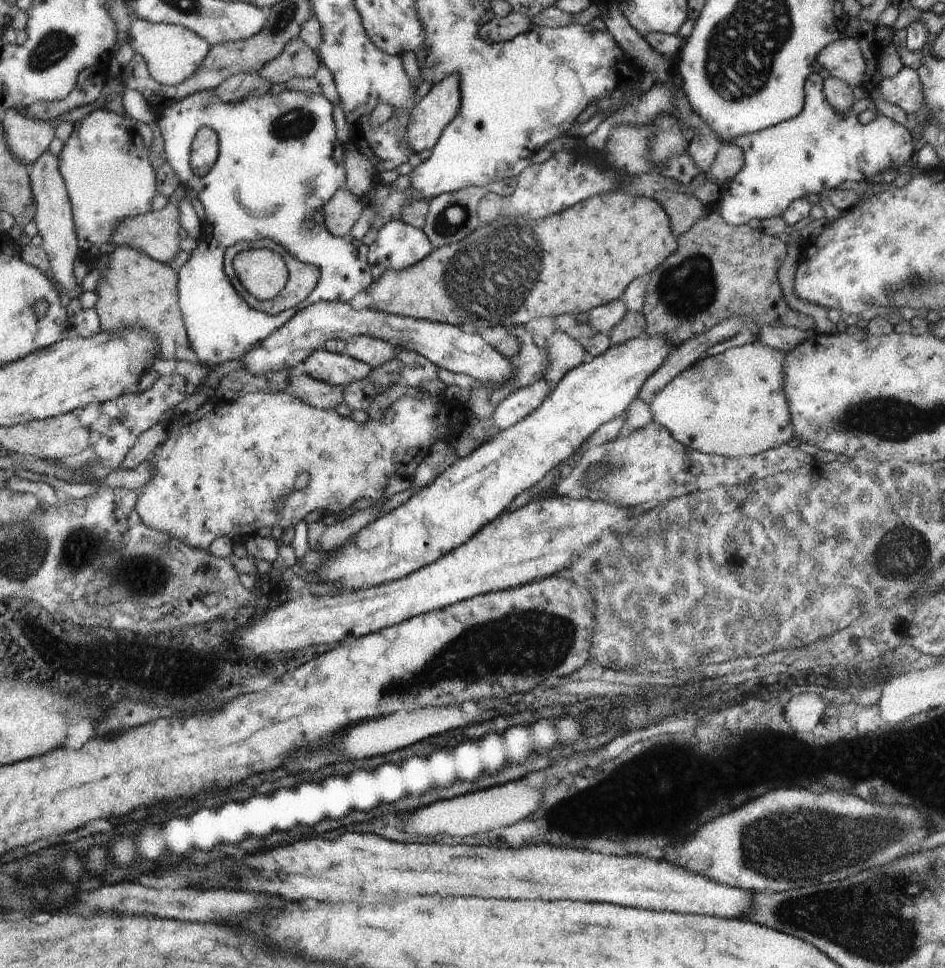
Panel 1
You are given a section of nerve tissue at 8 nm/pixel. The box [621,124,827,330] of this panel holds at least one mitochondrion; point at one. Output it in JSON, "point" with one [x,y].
{"point":[684,290]}

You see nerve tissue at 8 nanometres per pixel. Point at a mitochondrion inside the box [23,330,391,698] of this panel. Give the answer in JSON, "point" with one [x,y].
{"point":[85,549]}

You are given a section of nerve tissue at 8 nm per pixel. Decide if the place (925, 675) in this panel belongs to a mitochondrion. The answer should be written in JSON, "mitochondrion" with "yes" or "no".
{"mitochondrion":"no"}

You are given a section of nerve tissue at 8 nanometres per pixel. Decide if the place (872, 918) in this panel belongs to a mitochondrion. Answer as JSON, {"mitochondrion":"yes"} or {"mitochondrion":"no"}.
{"mitochondrion":"yes"}

